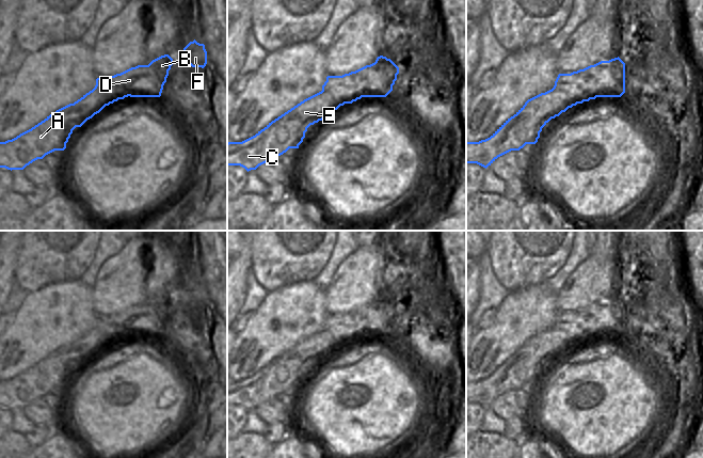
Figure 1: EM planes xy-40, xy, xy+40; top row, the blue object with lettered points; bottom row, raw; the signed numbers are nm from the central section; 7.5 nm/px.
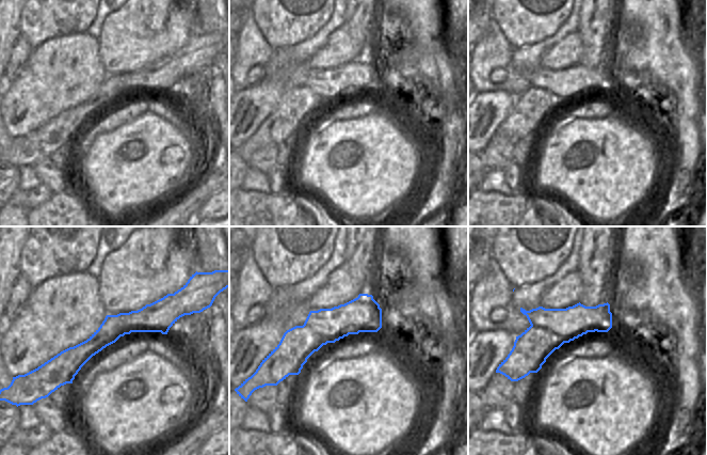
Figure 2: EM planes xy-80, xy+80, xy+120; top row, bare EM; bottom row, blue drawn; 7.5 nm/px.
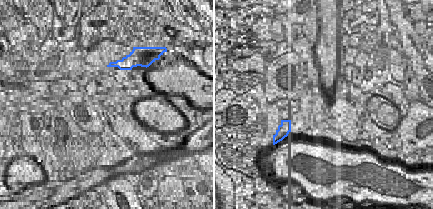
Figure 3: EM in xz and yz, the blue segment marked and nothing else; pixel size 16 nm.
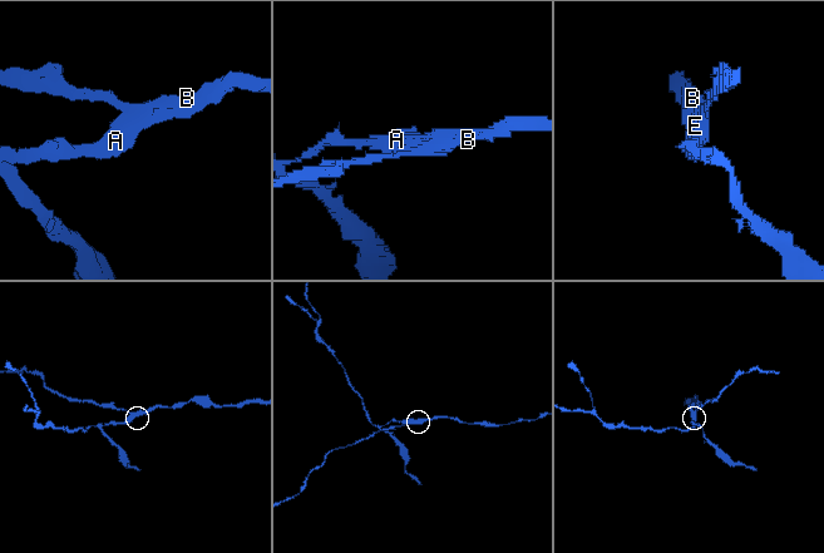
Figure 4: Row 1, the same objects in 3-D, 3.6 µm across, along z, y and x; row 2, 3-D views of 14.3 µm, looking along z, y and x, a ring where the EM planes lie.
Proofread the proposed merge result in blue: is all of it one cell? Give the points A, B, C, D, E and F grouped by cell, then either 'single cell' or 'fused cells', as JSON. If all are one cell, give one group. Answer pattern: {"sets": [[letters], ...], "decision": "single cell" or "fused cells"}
{"sets": [["A", "C", "E"], ["B", "D", "F"]], "decision": "fused cells"}

